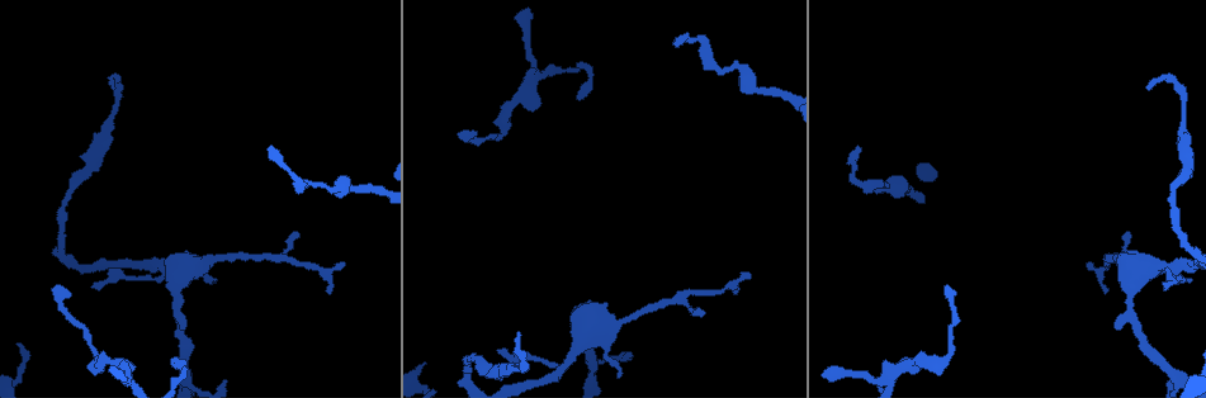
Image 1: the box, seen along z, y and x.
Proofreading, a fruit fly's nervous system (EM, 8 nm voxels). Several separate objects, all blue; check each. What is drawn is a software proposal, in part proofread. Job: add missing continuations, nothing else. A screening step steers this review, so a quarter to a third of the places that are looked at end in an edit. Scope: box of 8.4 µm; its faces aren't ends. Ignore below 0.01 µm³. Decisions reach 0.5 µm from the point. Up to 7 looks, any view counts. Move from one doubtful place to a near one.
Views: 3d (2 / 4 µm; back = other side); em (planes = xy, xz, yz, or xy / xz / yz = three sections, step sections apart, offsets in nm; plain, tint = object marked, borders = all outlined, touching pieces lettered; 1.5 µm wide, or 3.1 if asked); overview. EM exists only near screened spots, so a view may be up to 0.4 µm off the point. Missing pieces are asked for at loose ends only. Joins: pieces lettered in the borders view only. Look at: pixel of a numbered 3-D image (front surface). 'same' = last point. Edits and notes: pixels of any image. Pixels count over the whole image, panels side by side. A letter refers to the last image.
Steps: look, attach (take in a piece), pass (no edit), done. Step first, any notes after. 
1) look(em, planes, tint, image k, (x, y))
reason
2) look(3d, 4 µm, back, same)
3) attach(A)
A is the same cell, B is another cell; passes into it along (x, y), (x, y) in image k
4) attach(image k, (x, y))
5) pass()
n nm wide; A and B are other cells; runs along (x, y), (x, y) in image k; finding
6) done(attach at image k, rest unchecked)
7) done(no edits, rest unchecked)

look(em, xz, step 4, borders, image 1, (1119, 327))
branch stops here

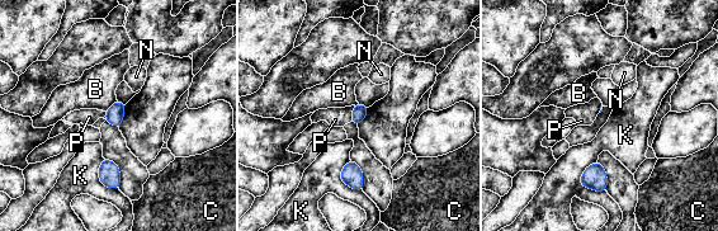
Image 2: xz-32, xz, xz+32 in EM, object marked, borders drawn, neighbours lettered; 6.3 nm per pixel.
pass()
K touches over 220 nm; B, C, K, N and P are other cells; none of them fits

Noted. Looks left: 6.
look(3d, 2 µm, image 1, (946, 289))
thin end

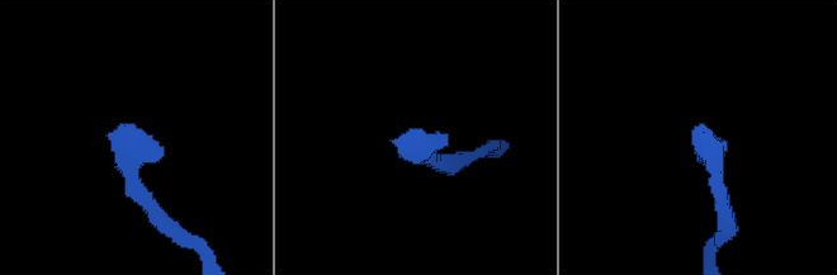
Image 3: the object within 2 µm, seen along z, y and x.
look(em, yz, step 4, borders, image 3, (395, 142))
need the tissue

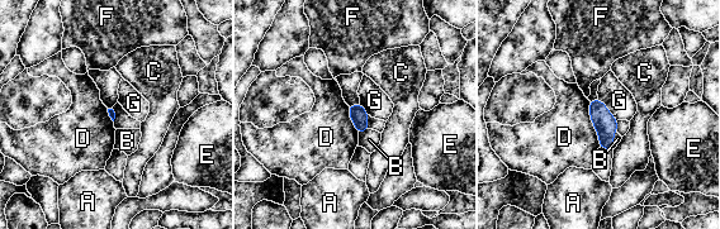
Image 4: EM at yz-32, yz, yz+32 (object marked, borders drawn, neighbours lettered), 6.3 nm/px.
pass()
D touches over 300 nm; A, B, C, D, E, F and G are other cells; border along (588, 101), (588, 115), (600, 147) in image 4; none of them fits

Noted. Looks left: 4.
look(em, planes, tint, image 1, (677, 46))
an open end

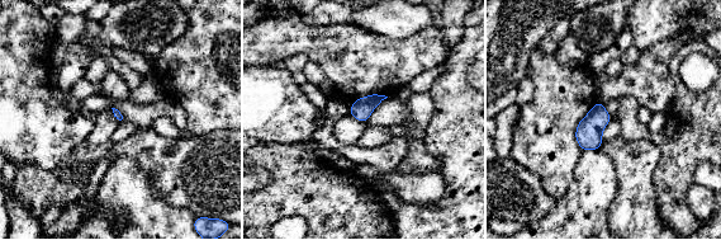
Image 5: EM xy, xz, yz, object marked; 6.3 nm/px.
look(em, planes, borders, same)

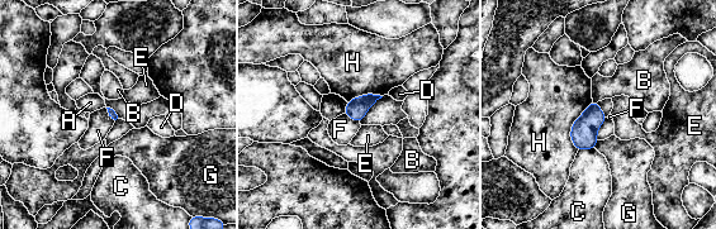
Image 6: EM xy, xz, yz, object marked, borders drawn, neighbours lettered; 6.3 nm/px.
pass()
A, B, C, D, E, F, G and H are other cells; border along (105, 108), (114, 122) in image 6; no lettered piece goes on from it

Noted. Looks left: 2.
done(no edits, rest unchecked)

